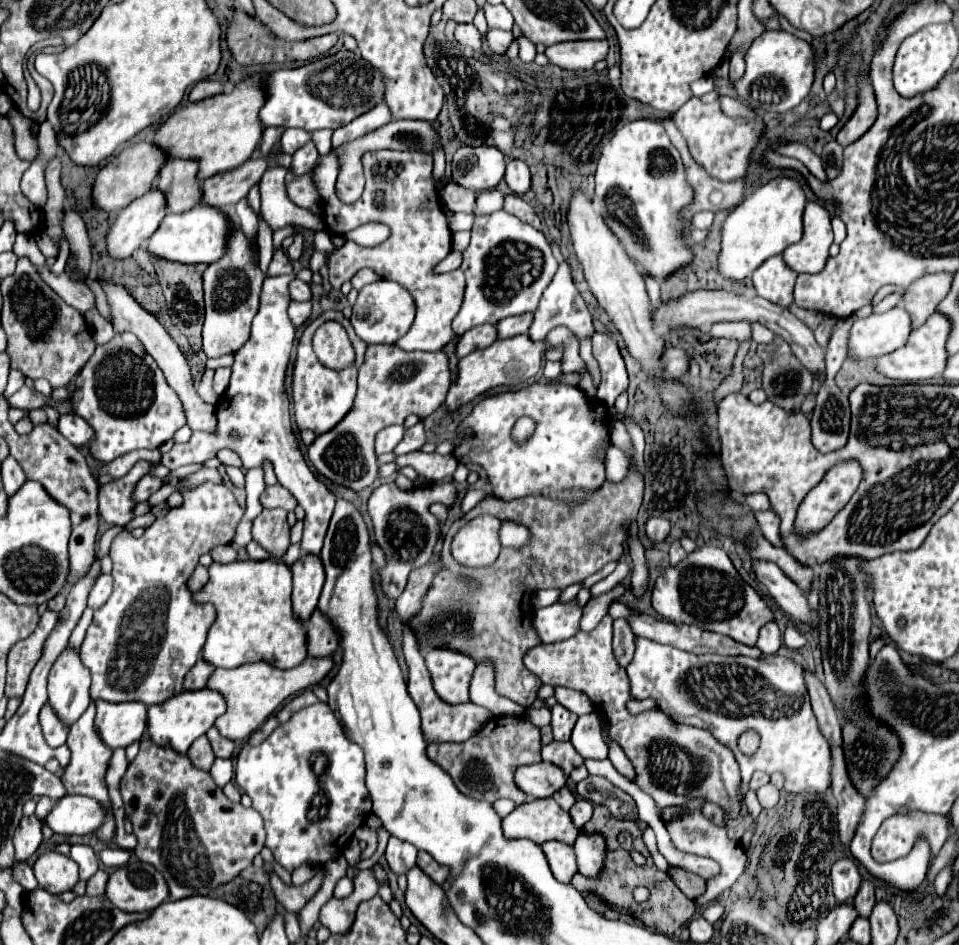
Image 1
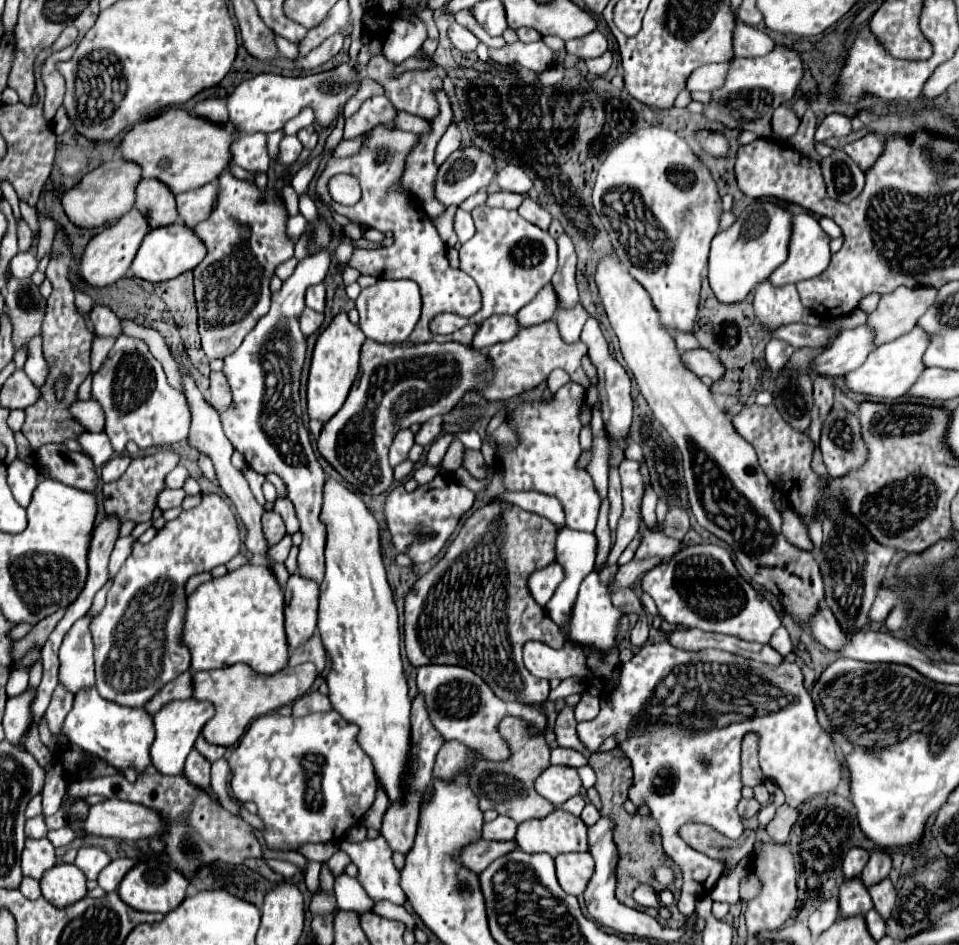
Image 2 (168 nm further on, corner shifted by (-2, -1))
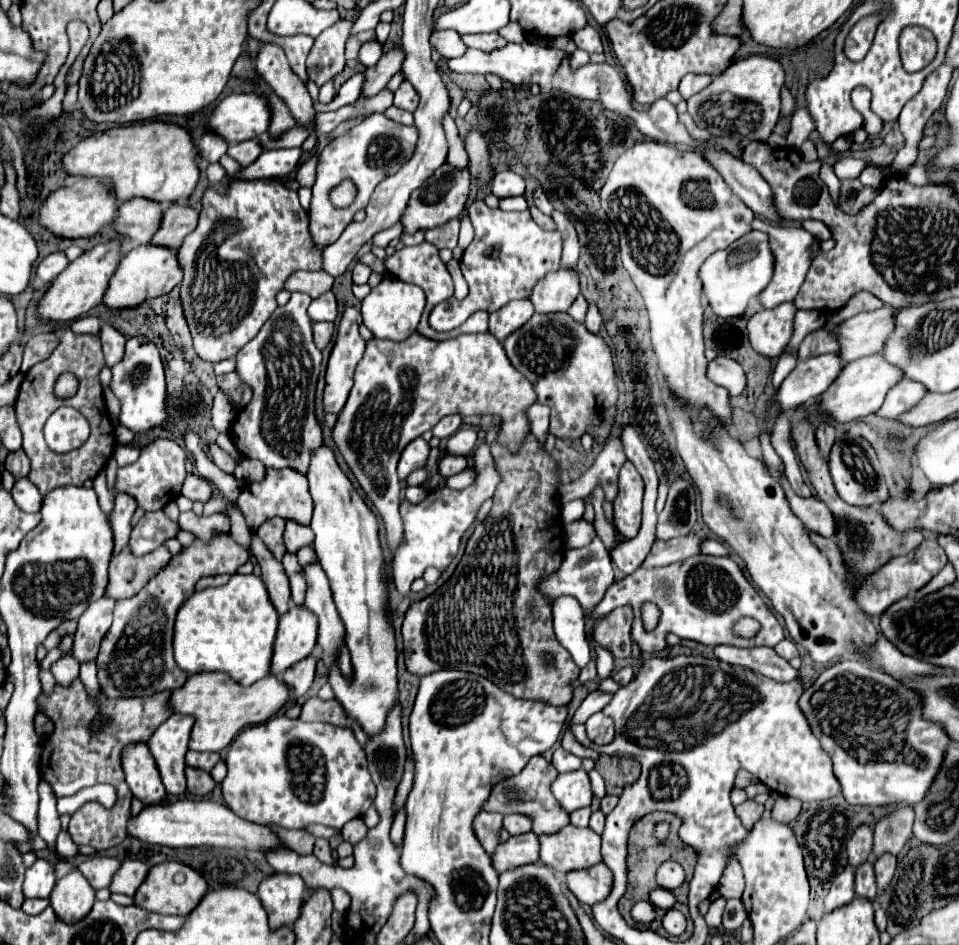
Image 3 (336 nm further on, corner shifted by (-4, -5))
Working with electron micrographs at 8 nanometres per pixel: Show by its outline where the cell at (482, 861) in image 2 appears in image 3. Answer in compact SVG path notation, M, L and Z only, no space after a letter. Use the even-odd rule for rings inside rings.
M534 831L510 837L506 843L498 845L494 853L494 869L498 873L504 873L508 869L528 865L528 863L538 863L538 853L540 853L540 841Z

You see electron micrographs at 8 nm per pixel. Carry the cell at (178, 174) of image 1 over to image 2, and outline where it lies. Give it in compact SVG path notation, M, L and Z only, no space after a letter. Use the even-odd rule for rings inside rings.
M146 179L140 181L136 189L136 207L146 213L152 229L160 225L170 225L176 223L178 217L178 207L176 207L176 195L162 185L162 181Z

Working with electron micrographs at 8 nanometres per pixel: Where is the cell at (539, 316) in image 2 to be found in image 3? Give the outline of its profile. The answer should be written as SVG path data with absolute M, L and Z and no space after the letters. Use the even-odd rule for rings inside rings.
M560 267L556 273L548 273L536 283L532 289L530 301L538 313L554 313L554 311L568 311L574 299L580 293L580 281L574 269Z

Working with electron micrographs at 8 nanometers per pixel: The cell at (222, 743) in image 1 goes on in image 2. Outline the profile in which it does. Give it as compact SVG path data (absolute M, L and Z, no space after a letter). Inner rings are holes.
M198 737L198 739L196 739L194 749L198 749L198 751L208 759L208 761L218 761L218 759L224 757L224 753L226 753L226 747L212 745L212 743L208 743L204 737Z

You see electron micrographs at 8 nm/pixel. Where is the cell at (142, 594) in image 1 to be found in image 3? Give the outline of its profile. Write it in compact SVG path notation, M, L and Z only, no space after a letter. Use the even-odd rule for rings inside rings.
M216 535L210 543L204 543L196 539L184 553L172 557L170 565L166 565L150 583L134 597L130 599L120 599L114 609L114 623L110 631L104 635L100 643L100 653L98 653L98 679L100 679L100 689L108 697L144 697L144 695L154 695L160 691L174 691L184 685L188 679L188 673L182 671L174 657L172 657L172 629L174 629L174 613L180 609L180 605L194 593L194 585L198 579L206 575L234 575L240 565L248 561L250 553L236 545L230 535Z

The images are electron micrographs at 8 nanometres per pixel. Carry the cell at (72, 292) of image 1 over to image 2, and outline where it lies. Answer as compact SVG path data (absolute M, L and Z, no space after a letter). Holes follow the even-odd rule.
M92 305L90 319L94 323L96 335L100 335L100 337L106 337L106 335L118 337L120 335L120 321L112 309L106 309L106 305Z

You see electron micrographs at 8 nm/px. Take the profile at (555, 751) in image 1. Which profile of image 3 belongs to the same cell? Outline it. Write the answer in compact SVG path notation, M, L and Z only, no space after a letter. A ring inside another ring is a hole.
M556 747L554 755L552 755L552 765L556 767L558 773L568 773L568 771L576 771L582 767L582 761L578 757L574 757L572 753L564 751L562 747Z

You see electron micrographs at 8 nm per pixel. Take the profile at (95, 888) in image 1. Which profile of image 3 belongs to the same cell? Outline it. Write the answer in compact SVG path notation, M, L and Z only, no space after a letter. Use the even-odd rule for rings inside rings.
M126 859L122 863L122 867L116 871L112 885L110 885L110 891L112 893L124 893L124 895L132 897L136 893L136 889L140 887L140 883L144 881L144 877L148 875L148 869L150 867L142 861Z

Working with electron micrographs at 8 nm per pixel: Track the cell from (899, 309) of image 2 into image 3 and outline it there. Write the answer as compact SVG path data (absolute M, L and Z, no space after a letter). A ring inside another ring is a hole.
M884 305L882 309L860 313L852 319L842 321L840 325L834 325L830 331L840 345L838 355L842 361L850 363L882 351L888 335L894 329L896 313L898 309Z

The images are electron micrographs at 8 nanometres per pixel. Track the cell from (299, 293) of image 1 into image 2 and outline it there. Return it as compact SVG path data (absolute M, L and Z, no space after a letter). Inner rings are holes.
M318 283L318 285L312 285L308 291L306 291L306 307L314 309L314 311L324 311L324 299L326 299L326 291L324 291L324 285Z

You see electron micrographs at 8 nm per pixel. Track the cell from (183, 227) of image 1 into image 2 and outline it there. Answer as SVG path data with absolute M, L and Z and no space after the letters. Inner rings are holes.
M178 221L178 223L166 225L166 227L152 229L144 237L144 241L138 249L138 255L130 267L130 273L134 277L160 283L166 279L174 279L184 271L192 271L202 261L202 257L206 257L206 245L202 245L202 241L198 241L198 235L188 225L182 225L182 221Z

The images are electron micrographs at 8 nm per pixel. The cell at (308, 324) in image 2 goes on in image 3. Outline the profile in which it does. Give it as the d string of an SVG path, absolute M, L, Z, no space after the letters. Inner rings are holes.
M314 323L314 343L316 343L316 347L320 351L330 343L332 333L334 333L334 325L332 323Z

